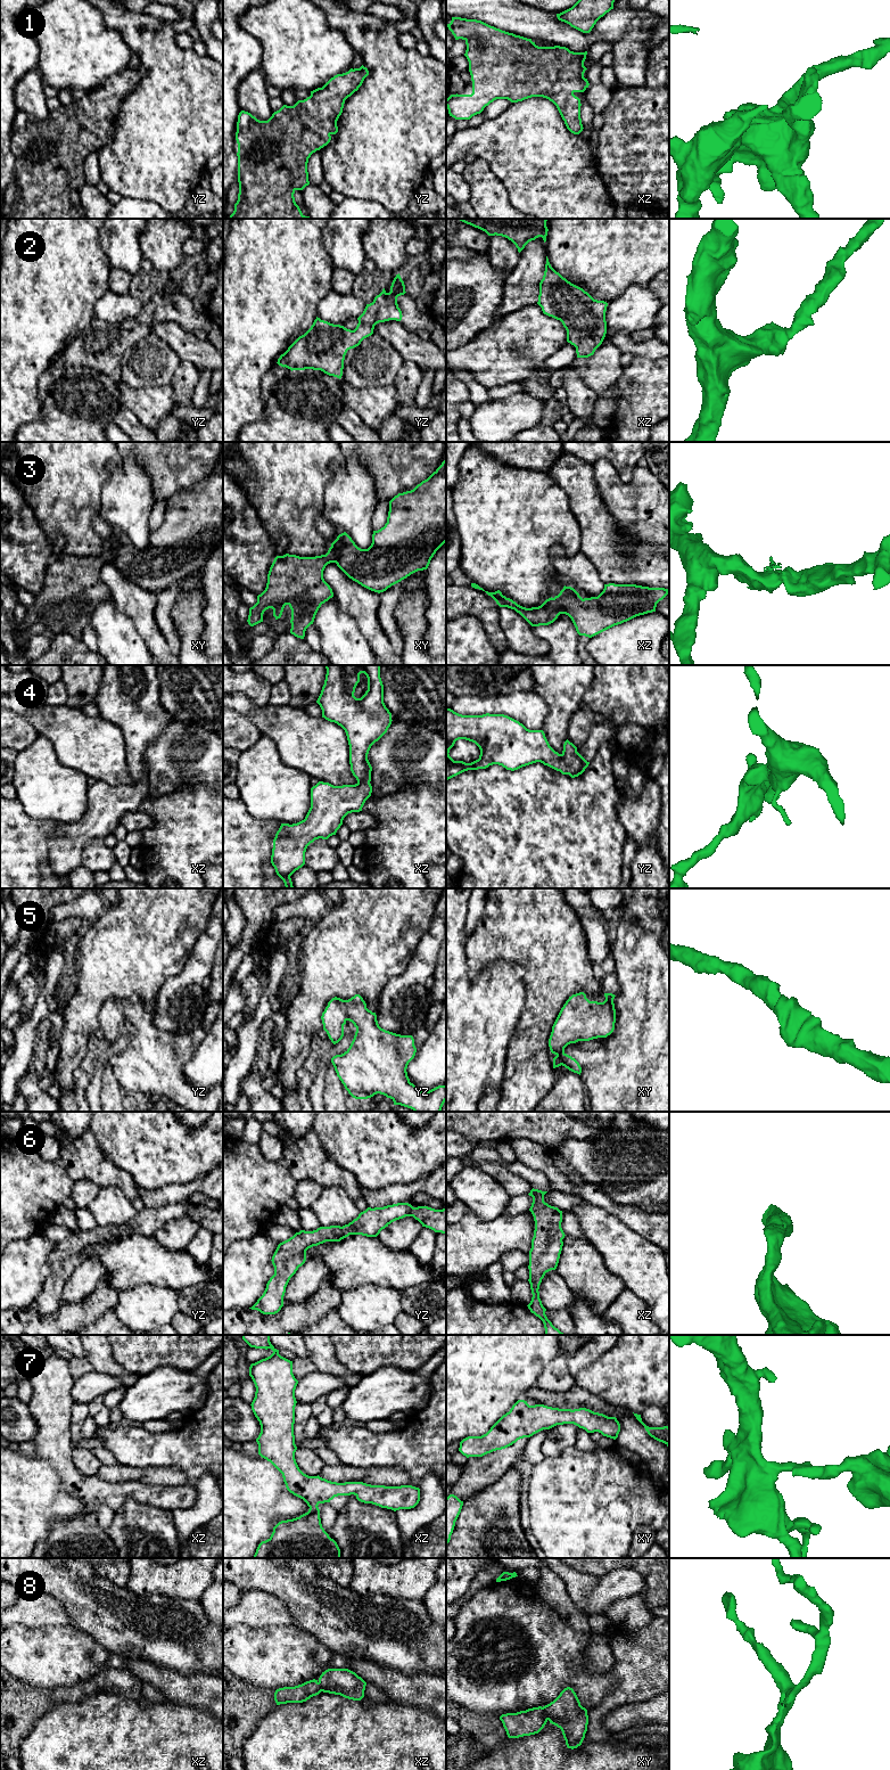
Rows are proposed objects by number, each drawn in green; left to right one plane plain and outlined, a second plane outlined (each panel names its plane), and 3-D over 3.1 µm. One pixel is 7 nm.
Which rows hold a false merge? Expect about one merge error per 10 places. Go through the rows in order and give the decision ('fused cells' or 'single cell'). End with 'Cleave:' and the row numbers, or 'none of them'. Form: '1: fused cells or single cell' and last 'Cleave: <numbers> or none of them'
1: single cell
2: single cell
3: single cell
4: single cell
5: single cell
6: single cell
7: single cell
8: single cell
Cleave: none of them

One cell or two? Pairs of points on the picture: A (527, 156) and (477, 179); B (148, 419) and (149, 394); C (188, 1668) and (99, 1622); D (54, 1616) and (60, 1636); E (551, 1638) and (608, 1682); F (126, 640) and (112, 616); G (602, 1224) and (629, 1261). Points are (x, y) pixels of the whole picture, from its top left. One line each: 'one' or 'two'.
A: two
B: one
C: one
D: two
E: one
F: one
G: one

